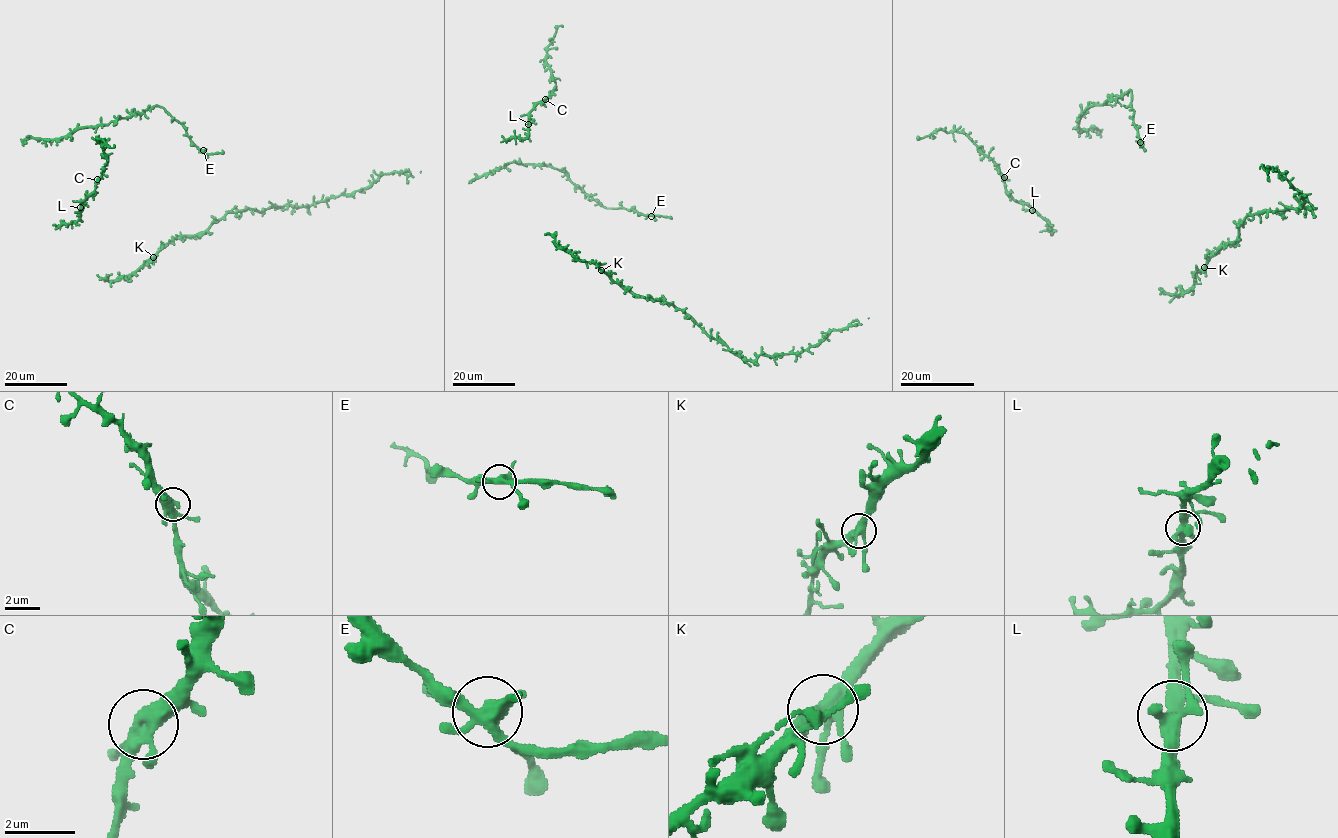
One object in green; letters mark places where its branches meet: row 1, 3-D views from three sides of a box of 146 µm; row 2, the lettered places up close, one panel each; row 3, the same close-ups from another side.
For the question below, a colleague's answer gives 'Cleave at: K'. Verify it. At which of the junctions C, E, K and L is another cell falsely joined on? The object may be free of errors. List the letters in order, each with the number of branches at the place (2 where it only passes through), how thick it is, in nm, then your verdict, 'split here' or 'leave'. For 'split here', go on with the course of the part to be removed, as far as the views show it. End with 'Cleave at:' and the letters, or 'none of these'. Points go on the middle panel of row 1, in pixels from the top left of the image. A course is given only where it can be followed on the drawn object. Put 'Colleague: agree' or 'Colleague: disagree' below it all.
C: branches 4; calibre 360 nm; leave
E: branches 4; calibre 360 nm; leave
K: branches 4; calibre 360 nm; leave
L: branches 4; calibre 360 nm; leave
Cleave at: none of these
Colleague: disagree

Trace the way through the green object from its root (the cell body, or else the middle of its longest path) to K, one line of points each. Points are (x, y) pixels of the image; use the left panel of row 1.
K: (172, 240), (153, 257)

